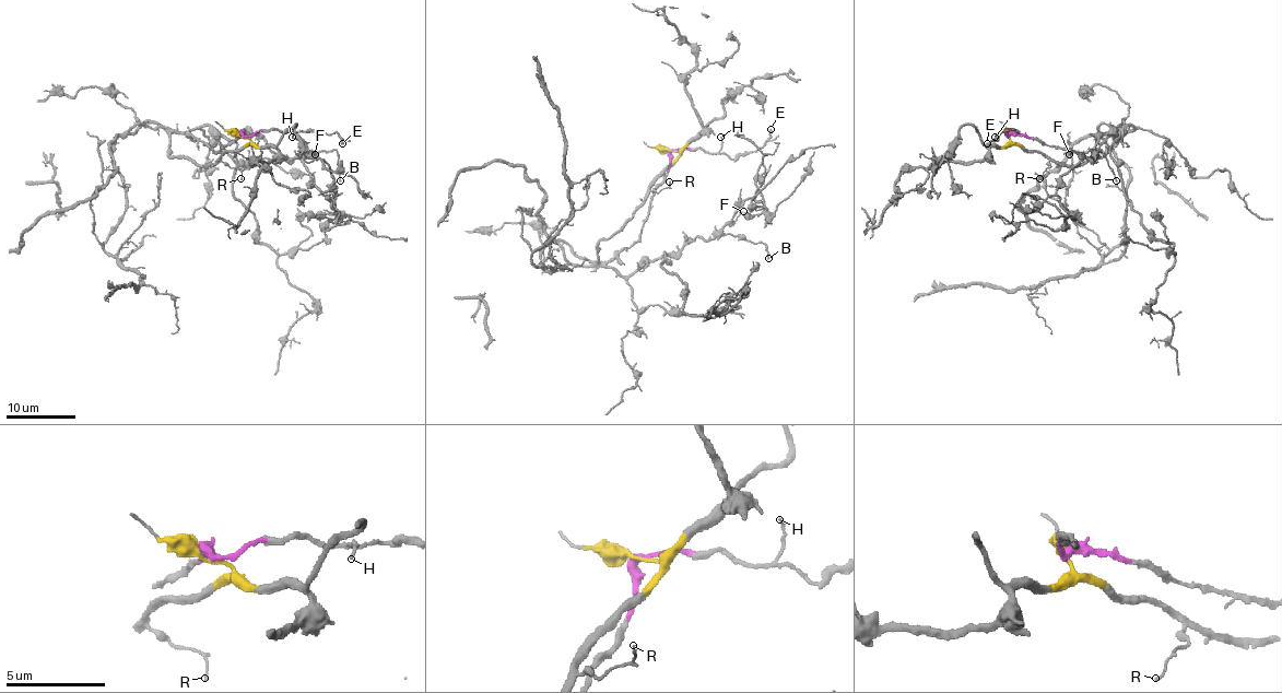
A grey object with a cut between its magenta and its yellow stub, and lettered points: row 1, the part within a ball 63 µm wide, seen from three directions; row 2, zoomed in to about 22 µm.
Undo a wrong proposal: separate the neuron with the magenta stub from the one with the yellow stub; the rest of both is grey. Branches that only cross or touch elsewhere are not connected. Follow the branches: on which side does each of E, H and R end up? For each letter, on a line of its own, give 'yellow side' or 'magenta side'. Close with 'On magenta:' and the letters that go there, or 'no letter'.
E: magenta side
H: magenta side
R: yellow side
On magenta: E, H

